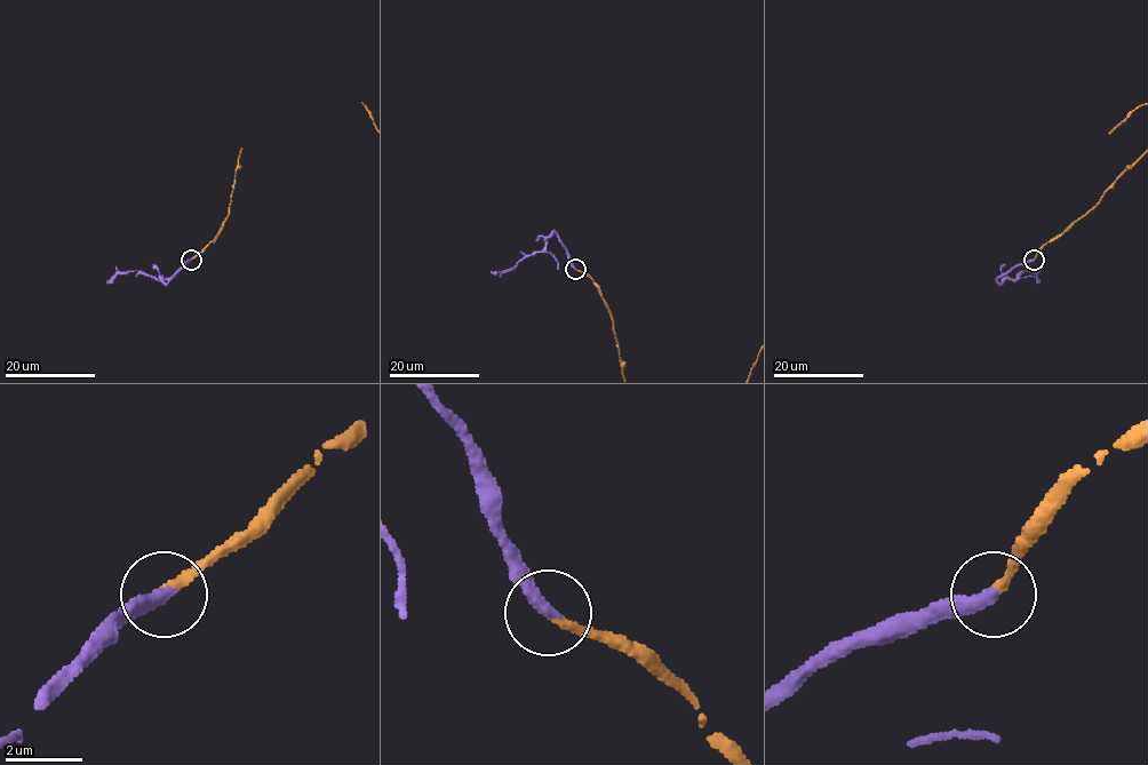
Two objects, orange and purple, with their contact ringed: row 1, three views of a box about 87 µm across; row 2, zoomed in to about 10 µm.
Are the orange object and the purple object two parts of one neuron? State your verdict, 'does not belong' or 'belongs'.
belongs

